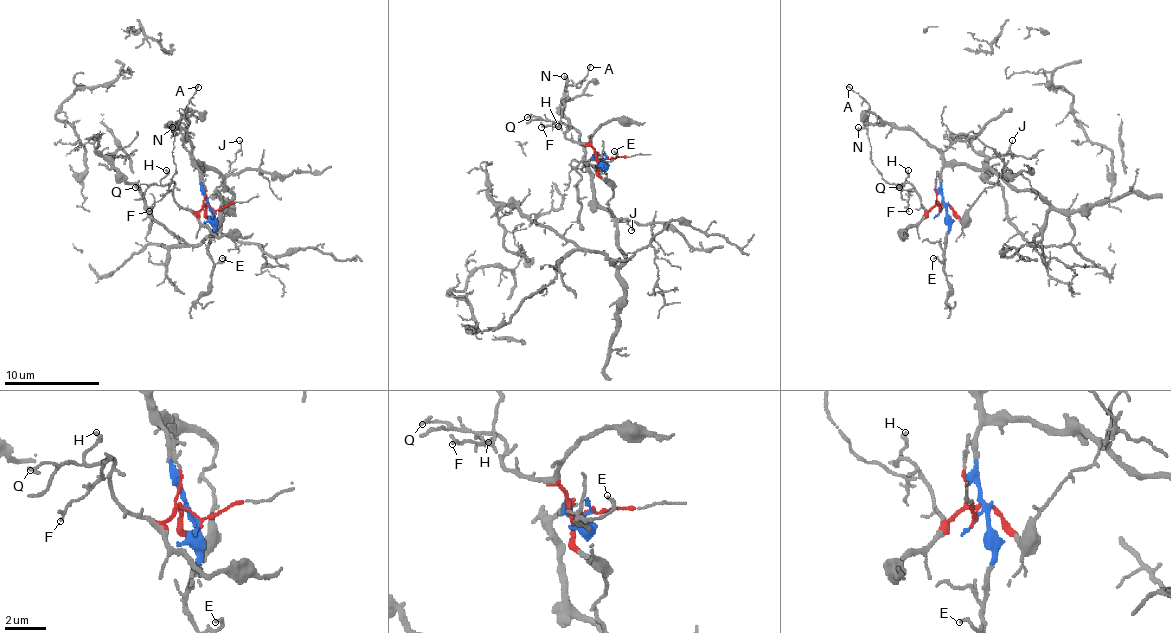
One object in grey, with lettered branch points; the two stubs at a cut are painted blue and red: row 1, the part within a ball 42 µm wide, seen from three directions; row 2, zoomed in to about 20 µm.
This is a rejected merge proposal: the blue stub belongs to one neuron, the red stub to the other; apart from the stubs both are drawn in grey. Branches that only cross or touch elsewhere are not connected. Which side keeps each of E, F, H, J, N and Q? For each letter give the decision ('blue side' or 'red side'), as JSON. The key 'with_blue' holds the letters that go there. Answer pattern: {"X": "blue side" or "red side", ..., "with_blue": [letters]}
{"E": "blue side", "F": "red side", "H": "red side", "J": "red side", "N": "blue side", "Q": "red side", "with_blue": ["E", "N"]}

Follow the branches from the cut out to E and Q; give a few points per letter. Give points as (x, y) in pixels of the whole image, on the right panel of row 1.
E: (940, 207), (947, 226), (945, 254), (943, 264), (936, 257), (933, 259)
Q: (940, 207), (938, 205), (926, 212), (914, 190), (898, 183), (900, 188)

